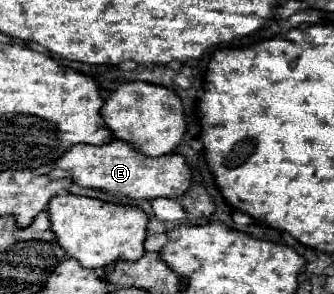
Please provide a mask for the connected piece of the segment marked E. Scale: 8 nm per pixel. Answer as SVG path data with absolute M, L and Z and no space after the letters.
M109 141L101 147L95 145L75 145L69 147L47 173L49 179L71 179L79 187L99 189L113 197L129 199L157 199L157 197L179 197L189 189L191 171L181 155L169 153L161 159L145 159L137 151L129 151L125 143Z

